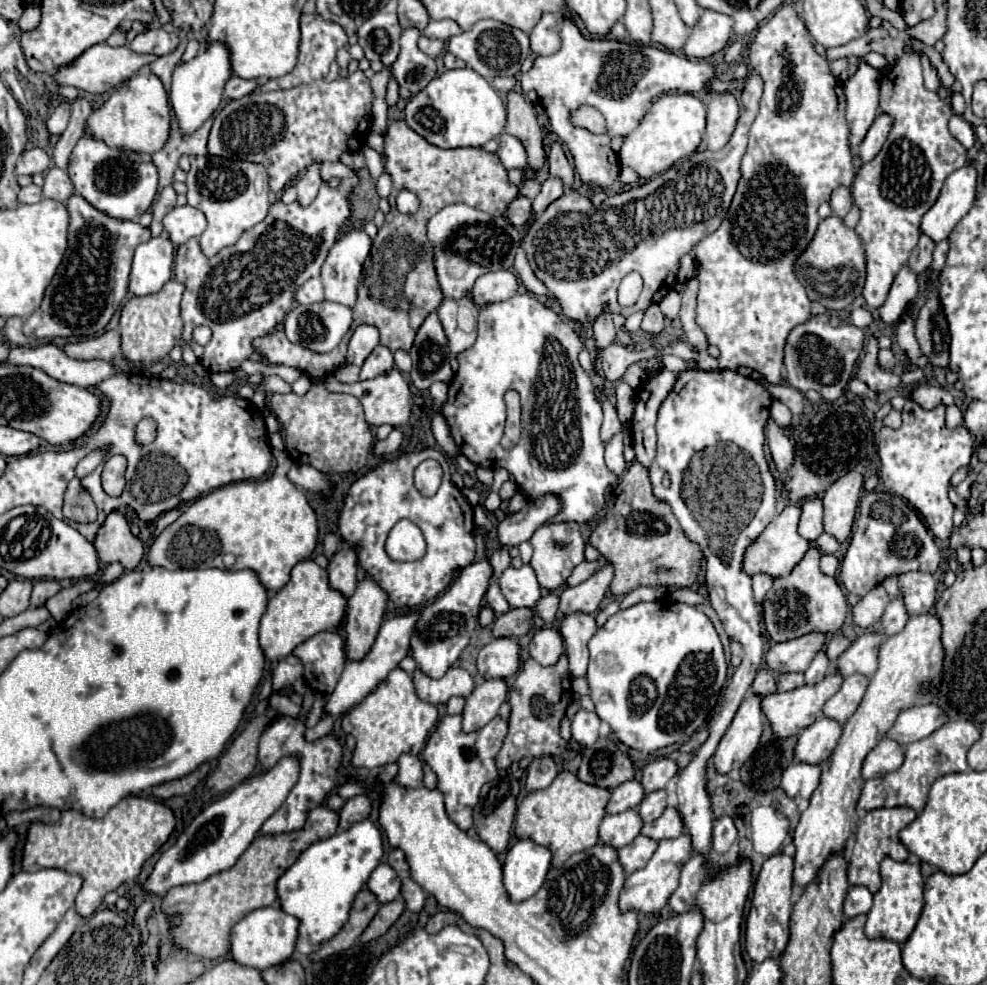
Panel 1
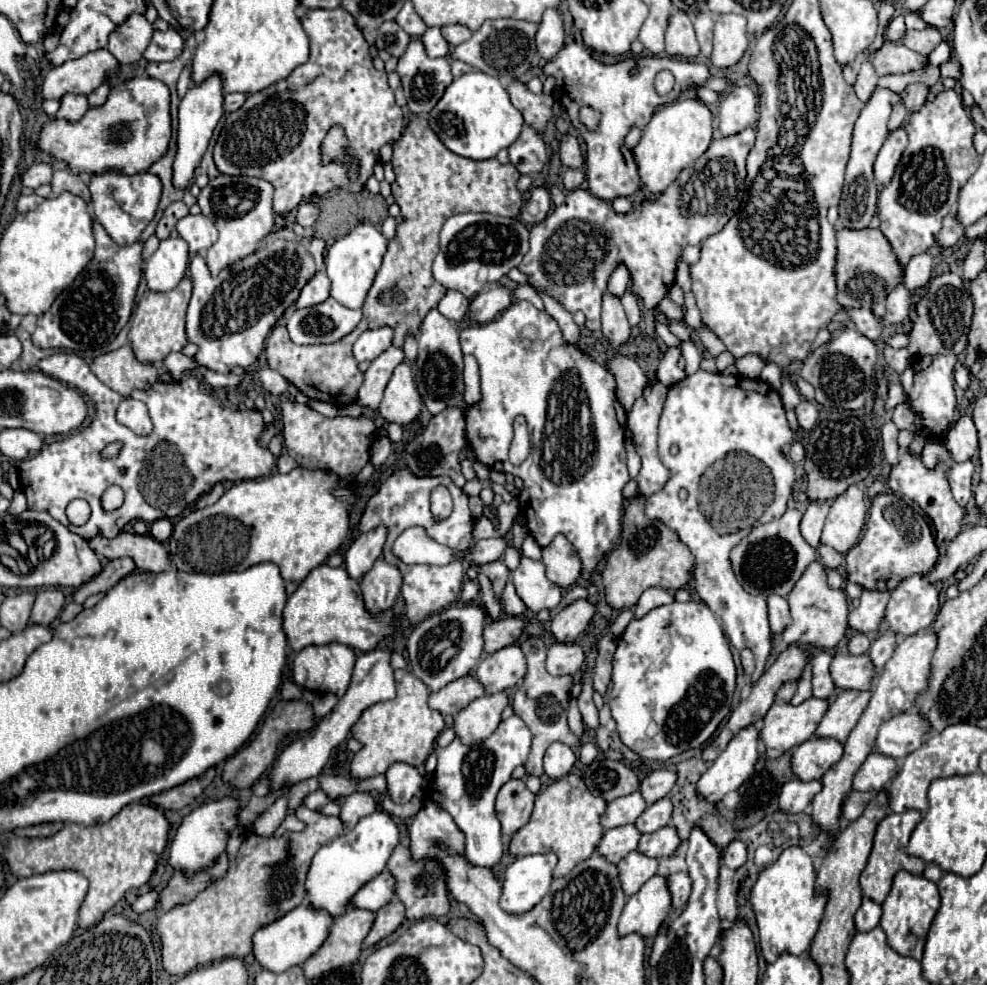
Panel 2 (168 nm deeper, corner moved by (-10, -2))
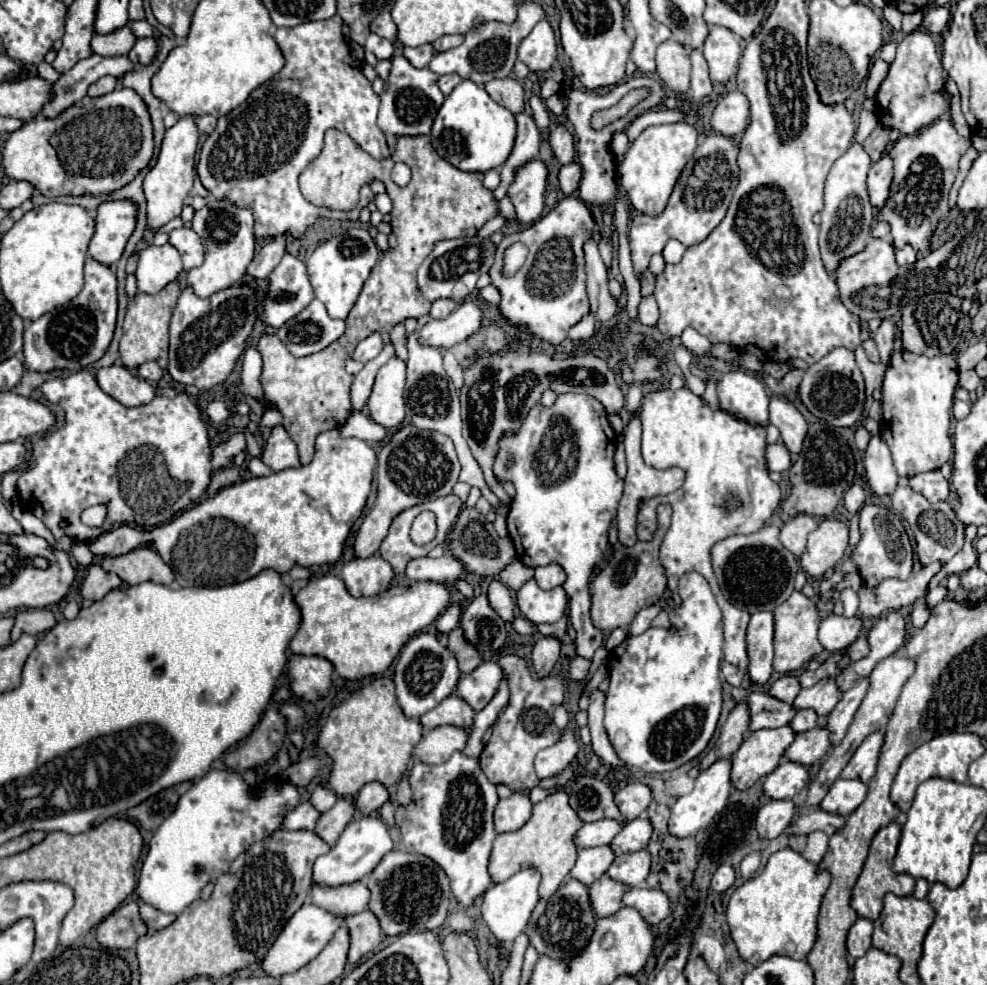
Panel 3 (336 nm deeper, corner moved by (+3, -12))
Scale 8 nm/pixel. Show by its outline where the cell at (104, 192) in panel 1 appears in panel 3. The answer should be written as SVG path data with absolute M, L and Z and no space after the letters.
M126 201L102 203L98 207L96 233L88 245L88 255L106 267L114 267L122 257L122 251L126 247L128 237L134 231L134 225L136 225L134 203Z

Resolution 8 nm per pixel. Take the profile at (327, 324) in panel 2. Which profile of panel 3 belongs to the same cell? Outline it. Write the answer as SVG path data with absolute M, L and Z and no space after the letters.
M314 299L296 317L286 321L278 329L278 339L296 357L306 357L326 349L338 337L342 337L346 323L342 319L332 319L326 307Z

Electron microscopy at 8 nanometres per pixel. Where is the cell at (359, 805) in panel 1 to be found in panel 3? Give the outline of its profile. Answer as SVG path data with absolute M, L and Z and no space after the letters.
M338 799L336 805L334 805L330 811L326 811L326 813L320 815L314 833L316 833L320 839L324 839L328 845L336 845L340 833L342 833L344 827L352 821L354 813L356 813L356 811L354 811L352 801L348 801L348 799Z

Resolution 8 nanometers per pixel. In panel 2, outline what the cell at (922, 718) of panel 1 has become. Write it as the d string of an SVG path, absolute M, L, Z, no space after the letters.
M919 711L901 713L881 725L875 741L875 751L895 759L903 759L919 749L929 733L931 725Z

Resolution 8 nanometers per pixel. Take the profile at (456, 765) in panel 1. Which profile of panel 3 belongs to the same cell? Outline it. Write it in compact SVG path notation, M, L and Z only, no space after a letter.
M458 751L438 767L416 763L410 771L410 785L412 803L406 807L406 819L400 825L408 853L434 859L446 871L456 901L462 907L474 905L476 897L482 897L492 883L488 859L496 839L492 821L498 803L496 785L486 779L478 759L468 759Z

